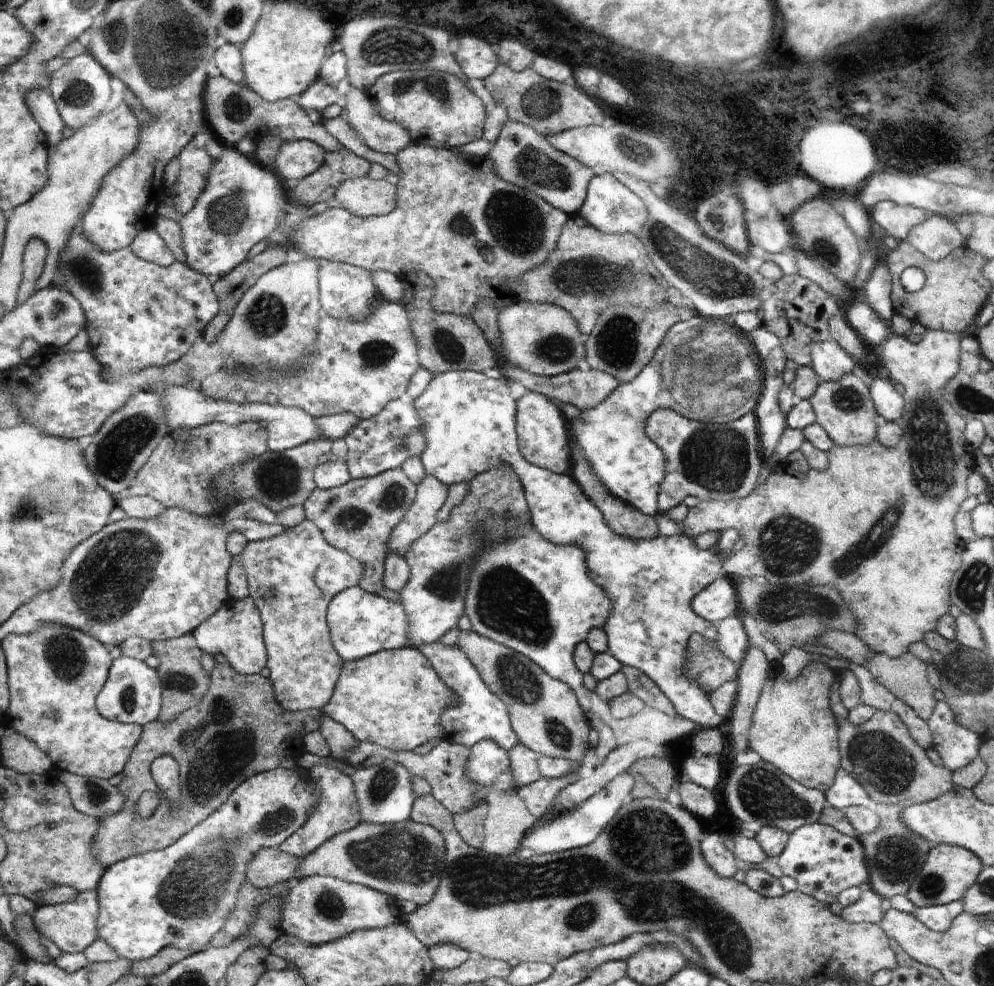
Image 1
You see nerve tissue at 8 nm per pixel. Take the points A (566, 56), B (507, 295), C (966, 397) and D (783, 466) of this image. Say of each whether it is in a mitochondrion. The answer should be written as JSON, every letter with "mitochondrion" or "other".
{"A":"other","B":"other","C":"mitochondrion","D":"other"}

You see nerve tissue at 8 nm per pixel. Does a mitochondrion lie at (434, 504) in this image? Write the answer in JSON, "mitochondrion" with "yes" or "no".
{"mitochondrion":"no"}

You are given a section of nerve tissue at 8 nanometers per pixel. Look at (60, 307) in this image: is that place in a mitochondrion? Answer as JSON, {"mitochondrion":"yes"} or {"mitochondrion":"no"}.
{"mitochondrion":"yes"}

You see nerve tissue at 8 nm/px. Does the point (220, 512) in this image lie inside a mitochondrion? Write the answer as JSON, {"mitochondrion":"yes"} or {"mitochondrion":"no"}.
{"mitochondrion":"no"}

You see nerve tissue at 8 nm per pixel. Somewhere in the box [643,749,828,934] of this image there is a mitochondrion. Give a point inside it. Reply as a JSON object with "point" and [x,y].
{"point":[761,793]}

